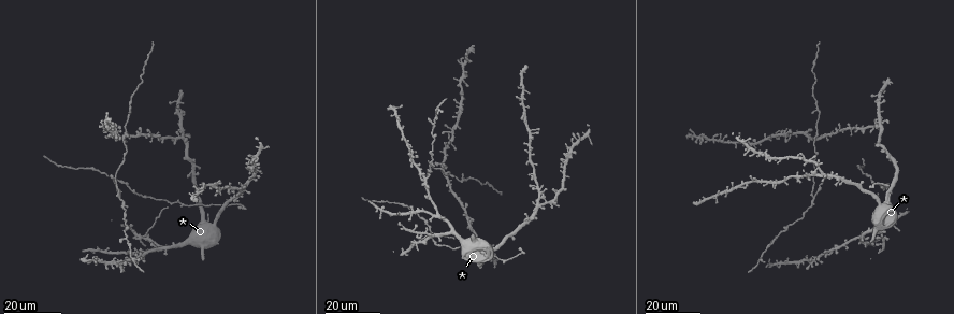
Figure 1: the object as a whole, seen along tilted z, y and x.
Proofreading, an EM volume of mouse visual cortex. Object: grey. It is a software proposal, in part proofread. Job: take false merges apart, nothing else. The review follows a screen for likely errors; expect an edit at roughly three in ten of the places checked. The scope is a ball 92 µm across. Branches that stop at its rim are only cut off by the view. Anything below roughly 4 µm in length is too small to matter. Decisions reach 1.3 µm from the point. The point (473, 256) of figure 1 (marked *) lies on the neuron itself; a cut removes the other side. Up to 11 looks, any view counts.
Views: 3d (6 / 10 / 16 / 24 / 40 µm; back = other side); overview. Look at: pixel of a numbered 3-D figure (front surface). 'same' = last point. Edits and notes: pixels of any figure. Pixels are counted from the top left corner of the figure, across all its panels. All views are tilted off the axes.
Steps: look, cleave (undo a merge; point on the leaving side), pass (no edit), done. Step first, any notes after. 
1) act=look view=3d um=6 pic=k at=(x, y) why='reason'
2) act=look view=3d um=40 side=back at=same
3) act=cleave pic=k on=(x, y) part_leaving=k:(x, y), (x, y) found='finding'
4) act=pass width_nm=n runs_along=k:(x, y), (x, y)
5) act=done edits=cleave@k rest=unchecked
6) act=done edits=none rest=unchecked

act=look view=3d um=24 pic=1 at=(142, 238) why='side arm on a straight run'

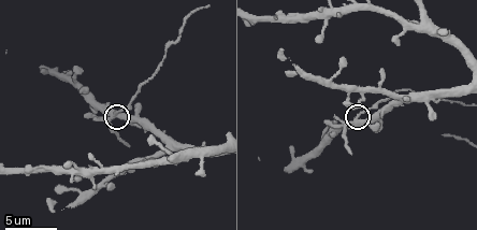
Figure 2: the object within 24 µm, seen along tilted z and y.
act=look view=3d um=6 pic=2 at=(356, 120)

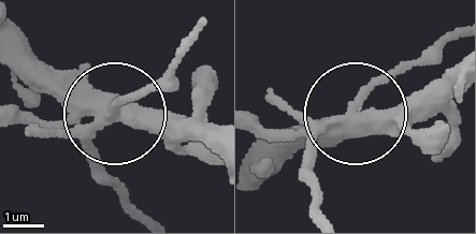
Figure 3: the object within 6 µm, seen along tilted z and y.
act=cleave pic=3 on=(40, 133) arms=3 part_leaving=3:(104, 115), (156, 84), (193, 31) found='two neurons meet here'

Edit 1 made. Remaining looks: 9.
act=look view=3d um=24 pic=1 at=(871, 175) why='three arms meet'

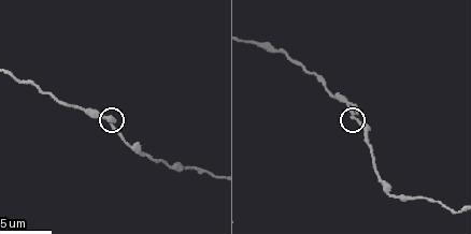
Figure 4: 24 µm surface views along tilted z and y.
act=look view=3d um=10 at=same why='closer look'

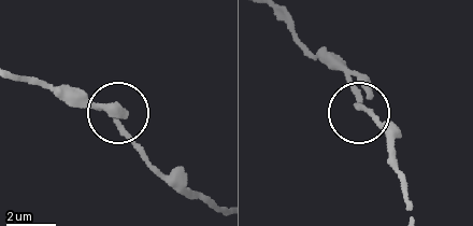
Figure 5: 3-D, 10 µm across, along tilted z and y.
act=pass arms=3 runs_along=5:(406, 187), (390, 135), (359, 106), (352, 82), (331, 61) found='one neuron here'

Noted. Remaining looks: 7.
act=look view=3d um=24 pic=1 at=(124, 135) why='four-way junction'

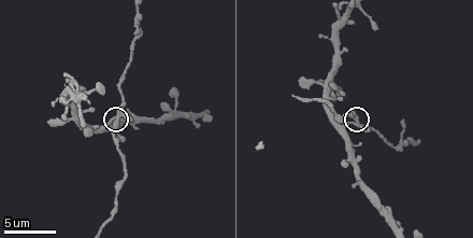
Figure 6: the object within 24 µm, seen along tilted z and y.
act=look view=3d um=10 pic=6 at=(118, 118)

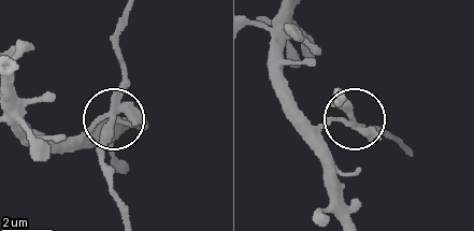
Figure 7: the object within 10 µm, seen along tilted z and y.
act=look view=3d um=6 pic=7 at=(110, 114) why='closer look'

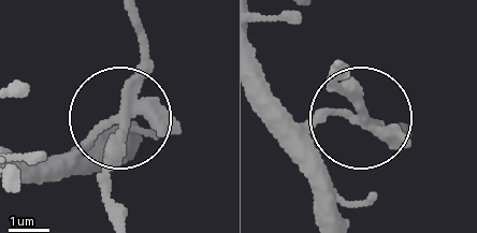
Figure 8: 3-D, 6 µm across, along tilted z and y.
act=cleave pic=8 on=(105, 160) side_arm_um=43 arms=4 found='two neurons meet here'

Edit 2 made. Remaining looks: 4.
act=look view=3d um=24 pic=1 at=(814, 175)

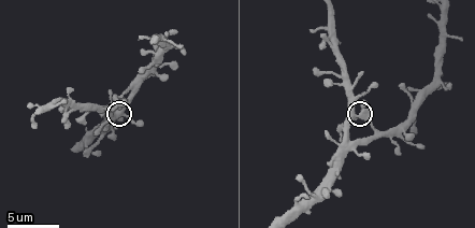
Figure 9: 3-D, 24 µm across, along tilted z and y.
act=look view=3d um=10 pic=9 at=(357, 117) why='closer look'

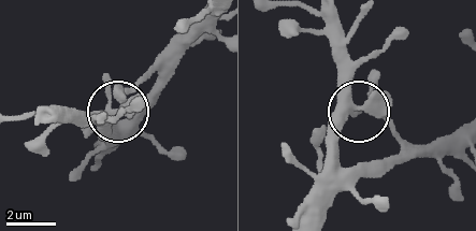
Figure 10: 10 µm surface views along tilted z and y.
act=pass arms=4 runs_along=10:(302, 212), (330, 132), (355, 110), (351, 78), (384, 53) found='continuous, no second neuron'

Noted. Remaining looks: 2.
act=look view=3d um=16 pic=6 at=(77, 95) why='four or more arms meet'

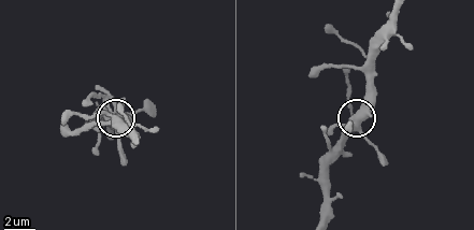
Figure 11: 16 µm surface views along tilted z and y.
act=cleave pic=11 on=(348, 108) found='two neurons meet here'

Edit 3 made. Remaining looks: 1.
act=done edits=cleave@3,cleave@8,cleave@11 rest=unchecked

